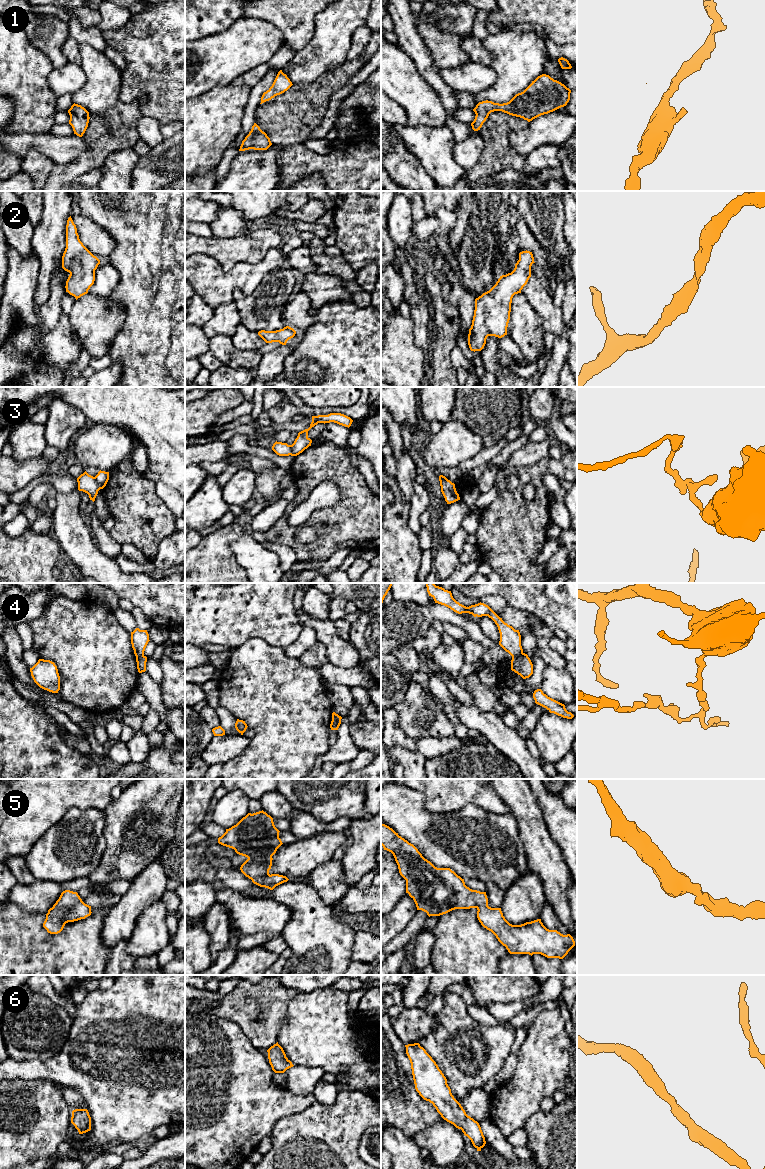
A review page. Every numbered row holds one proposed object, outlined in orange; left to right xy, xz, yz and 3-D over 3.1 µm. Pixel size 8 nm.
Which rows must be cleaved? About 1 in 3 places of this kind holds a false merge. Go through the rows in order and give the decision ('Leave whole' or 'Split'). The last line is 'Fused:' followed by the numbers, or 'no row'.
1: Leave whole
2: Leave whole
3: Split
4: Split
5: Leave whole
6: Leave whole
Fused: 3, 4

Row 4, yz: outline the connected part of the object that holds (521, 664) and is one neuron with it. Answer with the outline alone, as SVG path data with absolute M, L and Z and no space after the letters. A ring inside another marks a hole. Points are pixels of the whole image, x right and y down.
M522 653L512 657L511 670L520 675L523 679L533 674L533 664L527 654Z

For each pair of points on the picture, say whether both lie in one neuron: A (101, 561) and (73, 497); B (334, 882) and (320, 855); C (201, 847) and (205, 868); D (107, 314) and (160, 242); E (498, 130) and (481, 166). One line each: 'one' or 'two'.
A: one
B: two
C: one
D: two
E: one

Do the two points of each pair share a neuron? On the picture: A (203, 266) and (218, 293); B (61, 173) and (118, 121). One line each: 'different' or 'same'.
A: same
B: same

